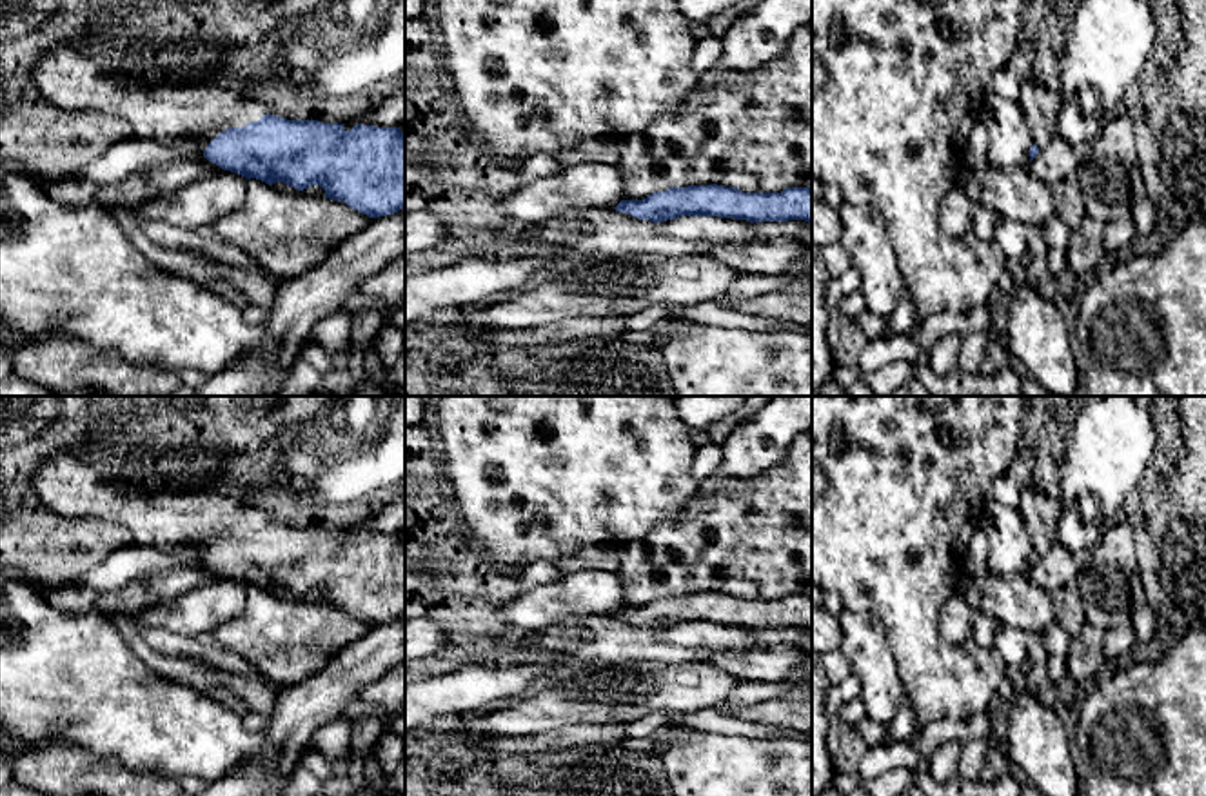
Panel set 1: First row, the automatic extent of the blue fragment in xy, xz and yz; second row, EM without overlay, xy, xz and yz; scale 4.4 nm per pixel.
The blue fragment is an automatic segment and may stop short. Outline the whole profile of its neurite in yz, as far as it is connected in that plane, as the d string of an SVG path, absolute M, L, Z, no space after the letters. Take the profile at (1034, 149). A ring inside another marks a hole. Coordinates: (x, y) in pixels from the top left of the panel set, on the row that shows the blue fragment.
M1026 78L1021 84L1017 102L1033 136L1033 145L1028 154L1032 162L1035 154L1057 136L1061 89L1050 89Z

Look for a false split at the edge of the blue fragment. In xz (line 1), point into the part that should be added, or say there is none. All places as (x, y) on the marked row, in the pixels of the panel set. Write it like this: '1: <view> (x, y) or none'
1: none

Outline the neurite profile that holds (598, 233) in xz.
M614 207L570 211L538 225L514 224L501 238L614 260L670 256L674 253L707 256L721 245L741 247L761 240L746 220L679 216L654 224Z

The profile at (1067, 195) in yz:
M1075 174L1066 176L1050 189L1055 204L1055 216L1059 216L1070 229L1077 229L1086 216L1079 178Z

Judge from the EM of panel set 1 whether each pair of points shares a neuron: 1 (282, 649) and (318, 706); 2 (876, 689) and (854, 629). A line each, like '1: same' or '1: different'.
1: different
2: same

